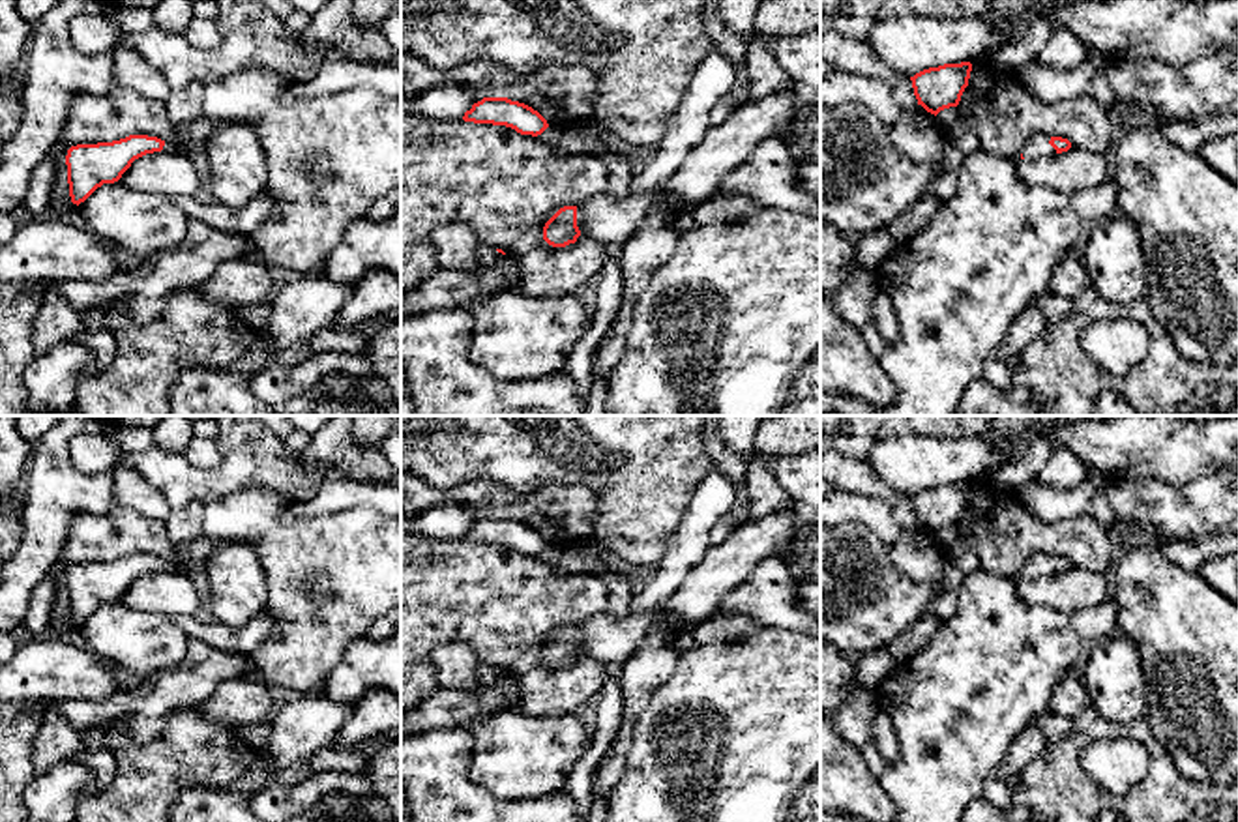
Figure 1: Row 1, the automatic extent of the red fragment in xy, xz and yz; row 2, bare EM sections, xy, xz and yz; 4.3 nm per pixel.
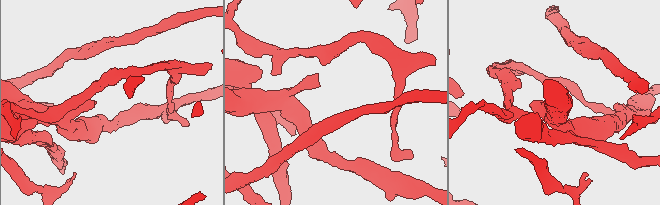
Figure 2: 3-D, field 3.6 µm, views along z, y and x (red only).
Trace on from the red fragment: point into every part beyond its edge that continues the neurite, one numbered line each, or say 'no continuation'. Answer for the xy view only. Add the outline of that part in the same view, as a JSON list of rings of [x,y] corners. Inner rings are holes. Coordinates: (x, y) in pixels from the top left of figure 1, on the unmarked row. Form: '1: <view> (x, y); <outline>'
1: xy (193, 553); [[[199,536],[187,543],[178,545],[176,558],[172,562],[165,562],[163,569],[189,573],[193,565],[204,567],[208,554],[221,545],[223,543],[217,543],[208,536]]]

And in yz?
1: yz (1036, 566); [[[1032,554],[1024,567],[1023,567],[1023,577],[1026,580],[1038,580],[1041,577],[1049,577],[1049,575],[1054,575],[1056,569],[1049,564],[1051,556],[1049,554]]]

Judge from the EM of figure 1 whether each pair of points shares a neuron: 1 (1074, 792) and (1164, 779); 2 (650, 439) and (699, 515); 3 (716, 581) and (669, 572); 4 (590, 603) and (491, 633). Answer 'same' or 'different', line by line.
1: same
2: different
3: different
4: same

